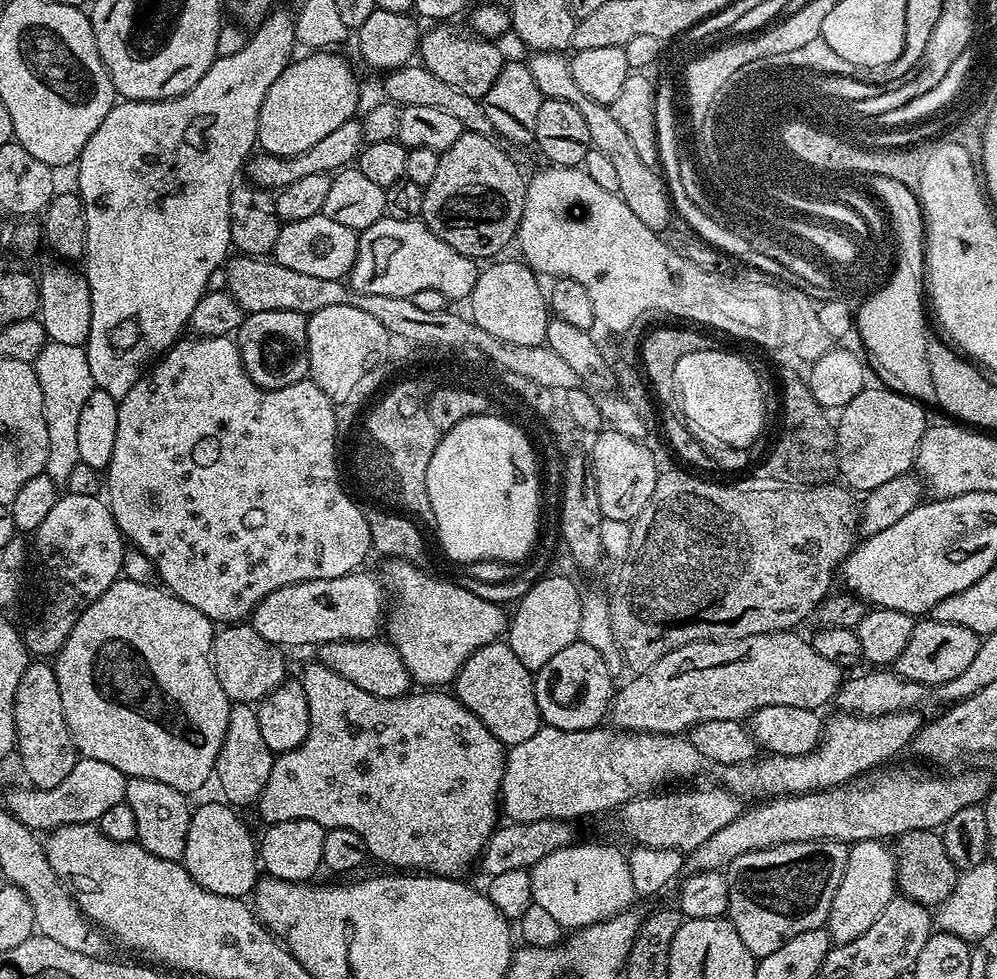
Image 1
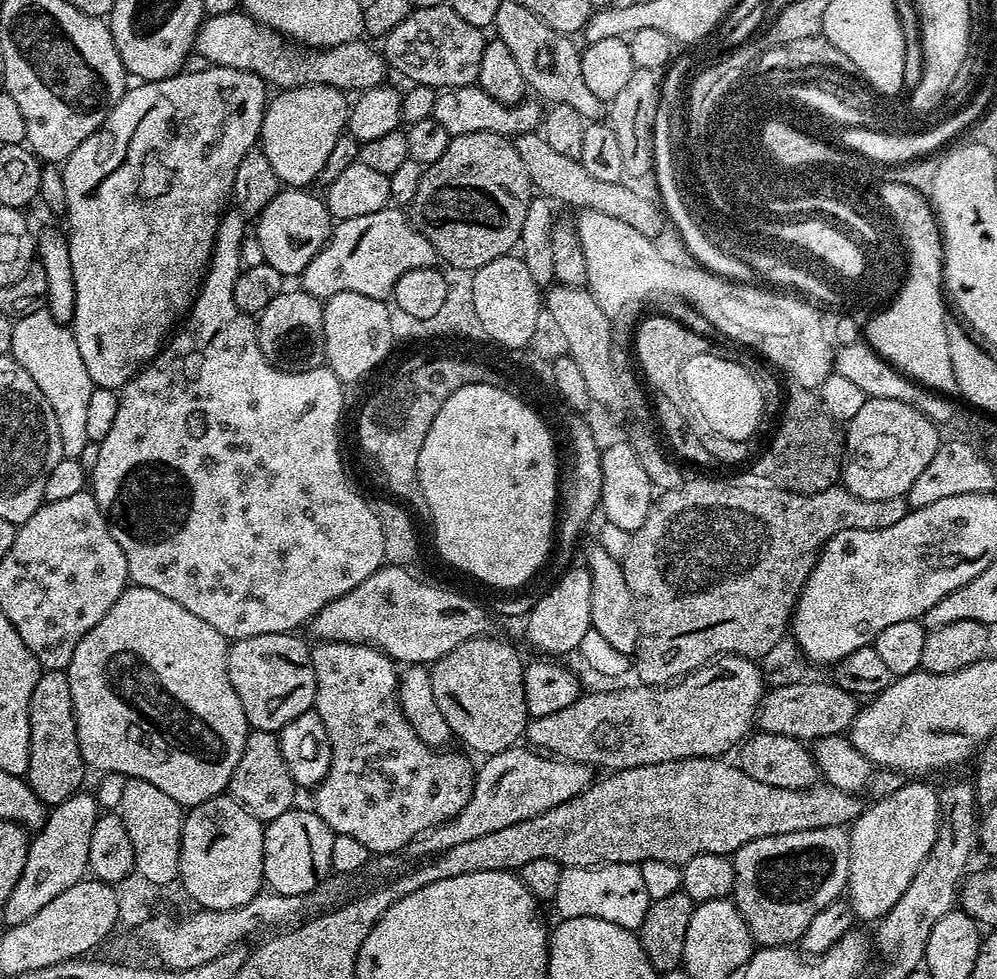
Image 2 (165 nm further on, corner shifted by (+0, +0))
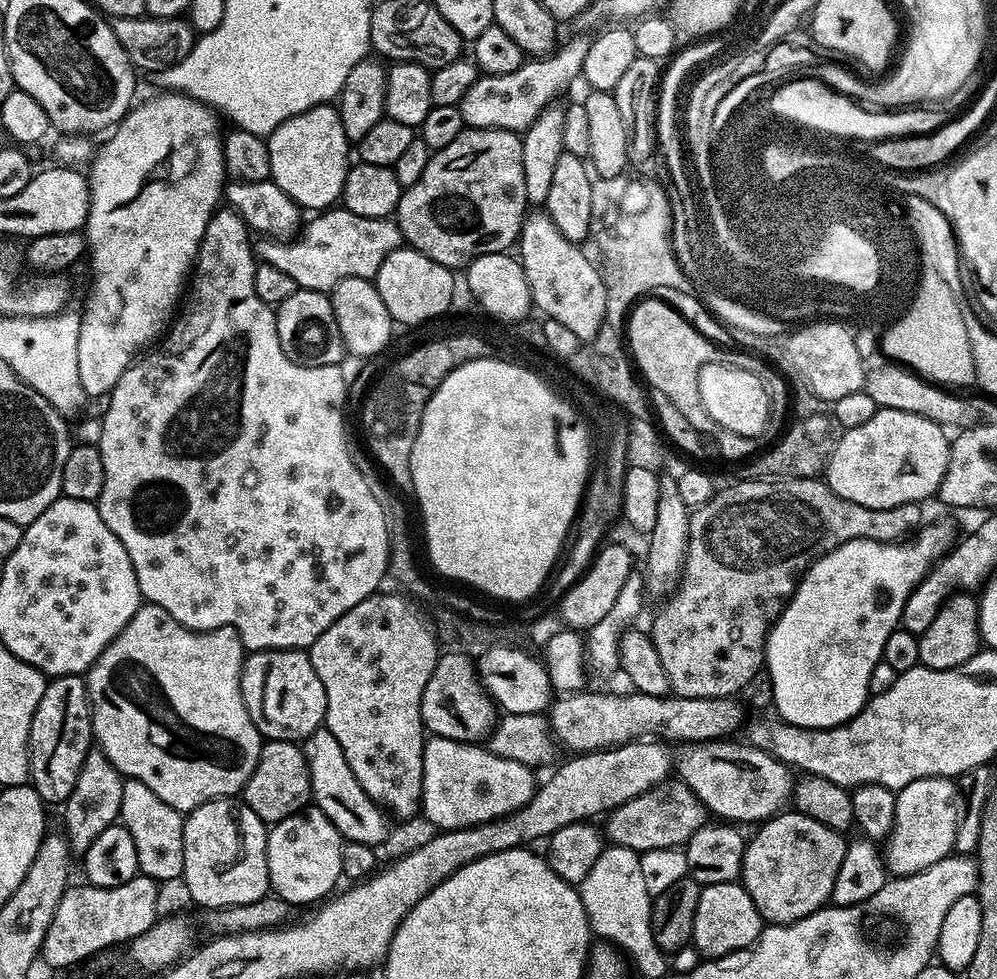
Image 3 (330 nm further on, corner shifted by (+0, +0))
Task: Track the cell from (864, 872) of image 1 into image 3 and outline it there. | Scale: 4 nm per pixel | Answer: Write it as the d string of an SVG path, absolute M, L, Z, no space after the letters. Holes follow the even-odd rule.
M927 776L899 789L896 792L892 833L886 837L882 848L885 869L893 877L909 876L953 855L956 846L956 825L961 815L958 788L949 777Z

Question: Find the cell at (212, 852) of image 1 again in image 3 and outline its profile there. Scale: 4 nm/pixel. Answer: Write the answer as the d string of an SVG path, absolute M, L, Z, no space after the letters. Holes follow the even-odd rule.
M240 798L211 800L187 813L184 822L184 875L182 884L188 887L192 900L201 904L204 910L214 908L233 908L250 902L258 902L269 895L268 863L266 846L268 828L263 820L250 810Z

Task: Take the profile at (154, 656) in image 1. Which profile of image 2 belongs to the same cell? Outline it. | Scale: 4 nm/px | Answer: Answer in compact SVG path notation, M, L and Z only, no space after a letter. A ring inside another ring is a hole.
M129 586L123 594L106 610L106 618L74 646L74 654L70 658L68 667L68 681L70 682L70 698L74 702L74 718L76 719L76 733L78 746L89 769L97 768L100 774L120 772L127 778L142 778L146 782L154 782L158 790L170 794L174 802L182 806L195 806L206 802L210 798L221 795L227 789L230 778L234 774L234 766L238 766L238 758L242 758L242 750L246 750L246 738L250 731L246 710L242 710L242 702L238 702L238 694L234 694L234 686L230 686L228 673L229 641L210 622L202 622L195 614L190 614L186 606L178 606L174 598L166 598L166 594L158 594L158 590L146 590Z

